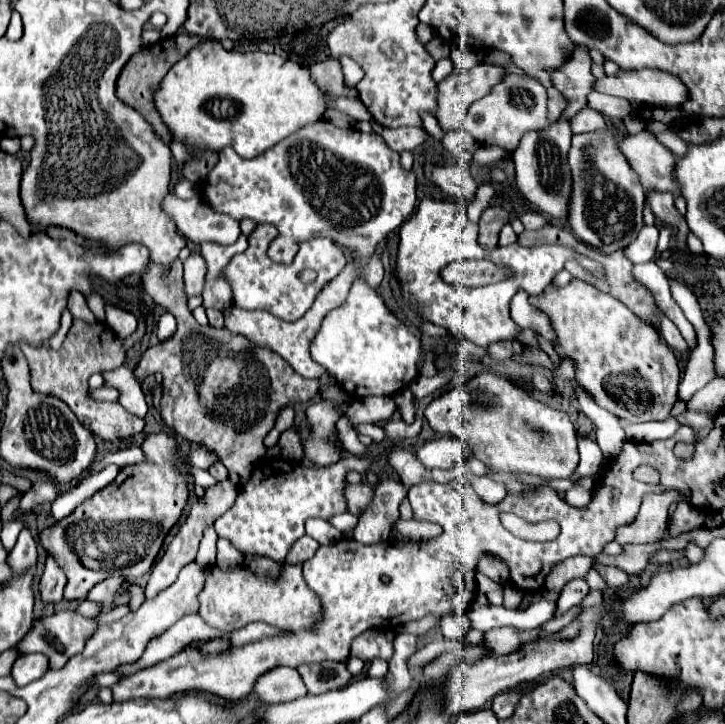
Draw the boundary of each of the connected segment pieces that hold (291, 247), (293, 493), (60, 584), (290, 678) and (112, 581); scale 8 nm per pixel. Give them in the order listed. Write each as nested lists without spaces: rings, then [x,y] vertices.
[[[330,121],[304,127],[298,135],[278,143],[272,151],[256,159],[242,159],[232,147],[224,147],[218,163],[206,175],[202,185],[202,199],[216,213],[234,217],[236,221],[252,219],[256,223],[270,223],[278,229],[278,237],[270,243],[268,255],[276,263],[292,263],[300,241],[316,235],[326,235],[336,243],[350,247],[356,259],[366,259],[376,249],[376,243],[390,231],[400,227],[416,205],[416,177],[412,171],[400,167],[400,155],[392,151],[378,133],[366,135],[358,129],[340,129]]]
[[[344,457],[338,463],[322,469],[310,469],[306,465],[284,465],[282,461],[264,461],[252,473],[252,479],[240,487],[236,505],[232,505],[214,527],[220,537],[232,541],[232,545],[244,555],[268,555],[274,561],[284,561],[288,549],[296,539],[304,535],[304,523],[308,517],[328,519],[344,513],[344,477],[350,469],[366,473],[368,461],[362,457]]]
[[[52,555],[46,557],[46,569],[40,581],[40,593],[42,599],[46,603],[58,603],[62,599],[62,591],[66,585],[66,575],[60,569],[60,565],[56,563],[56,559]]]
[[[274,667],[262,673],[254,683],[254,693],[264,703],[286,703],[304,697],[304,681],[294,667]]]
[[[112,575],[112,577],[96,583],[96,585],[92,587],[88,599],[90,599],[90,601],[100,601],[100,603],[104,603],[104,609],[108,609],[110,603],[112,603],[112,599],[114,599],[114,595],[116,595],[116,591],[118,591],[118,587],[120,587],[122,583],[124,583],[124,577]]]

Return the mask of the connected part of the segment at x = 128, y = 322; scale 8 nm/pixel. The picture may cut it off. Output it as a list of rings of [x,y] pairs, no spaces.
[[[106,305],[106,323],[120,337],[128,337],[136,331],[136,317],[130,311],[124,311],[116,305]]]

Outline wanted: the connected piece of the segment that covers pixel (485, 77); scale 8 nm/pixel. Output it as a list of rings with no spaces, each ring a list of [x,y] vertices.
[[[486,63],[472,67],[466,75],[446,77],[444,83],[438,85],[438,97],[436,97],[438,109],[434,111],[440,129],[444,133],[462,129],[468,107],[480,97],[484,97],[502,77],[504,71],[500,67]]]

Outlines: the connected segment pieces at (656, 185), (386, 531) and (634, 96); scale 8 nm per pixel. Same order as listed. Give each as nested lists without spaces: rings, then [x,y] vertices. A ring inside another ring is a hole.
[[[644,131],[628,135],[618,141],[618,149],[636,171],[645,194],[649,191],[676,193],[676,183],[672,183],[672,163],[676,159],[656,143],[656,137]]]
[[[382,479],[374,487],[372,503],[360,513],[352,537],[360,543],[380,543],[390,537],[392,523],[398,521],[398,505],[406,497],[408,487],[396,479]]]
[[[656,69],[618,71],[614,77],[596,79],[592,89],[598,93],[622,97],[626,101],[636,101],[640,105],[668,103],[676,107],[678,103],[684,103],[684,95],[688,93],[684,91],[684,83],[680,83],[680,79]]]

